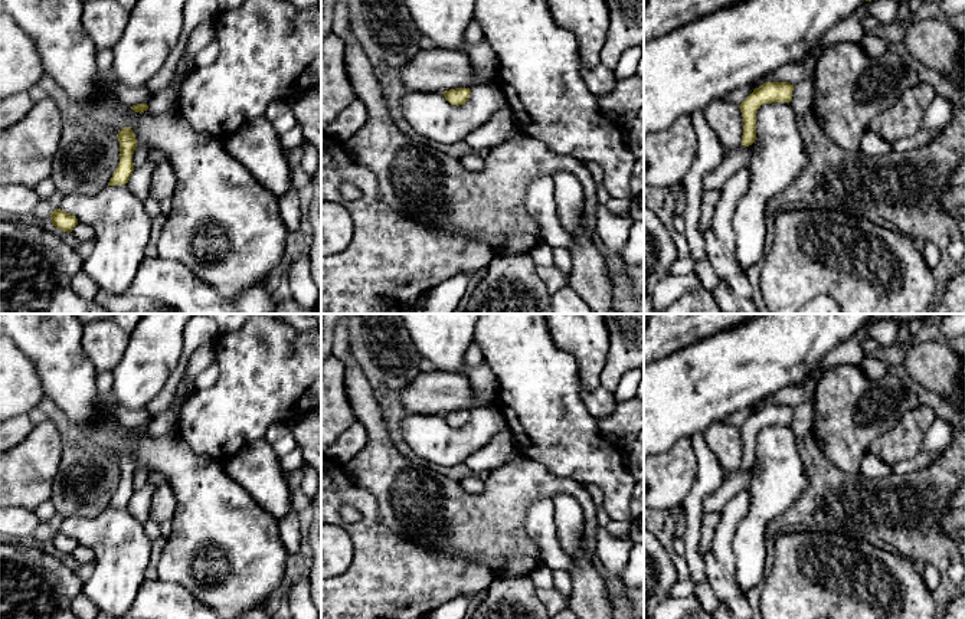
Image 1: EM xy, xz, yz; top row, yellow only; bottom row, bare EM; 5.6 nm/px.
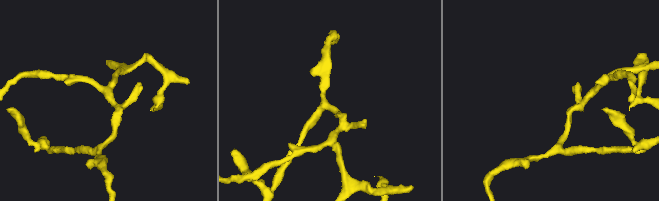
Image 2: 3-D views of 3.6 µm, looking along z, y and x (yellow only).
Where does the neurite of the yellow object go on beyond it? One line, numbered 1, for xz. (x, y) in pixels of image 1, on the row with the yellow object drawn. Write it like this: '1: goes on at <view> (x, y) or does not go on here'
1: does not go on here

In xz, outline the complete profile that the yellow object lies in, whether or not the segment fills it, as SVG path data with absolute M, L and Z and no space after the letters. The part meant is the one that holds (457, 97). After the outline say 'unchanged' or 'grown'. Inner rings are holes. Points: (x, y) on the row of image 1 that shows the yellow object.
M455 88L455 89L449 89L442 92L445 99L451 104L451 105L464 105L471 94L470 88Z; unchanged

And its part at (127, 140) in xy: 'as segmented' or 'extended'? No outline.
as segmented

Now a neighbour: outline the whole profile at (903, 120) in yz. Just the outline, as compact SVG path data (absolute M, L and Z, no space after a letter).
M919 82L905 91L892 108L879 114L867 131L890 144L910 138L920 130L922 119L935 98L936 91L929 83Z

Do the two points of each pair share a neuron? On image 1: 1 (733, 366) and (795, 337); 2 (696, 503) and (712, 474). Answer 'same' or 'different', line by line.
1: same
2: same

